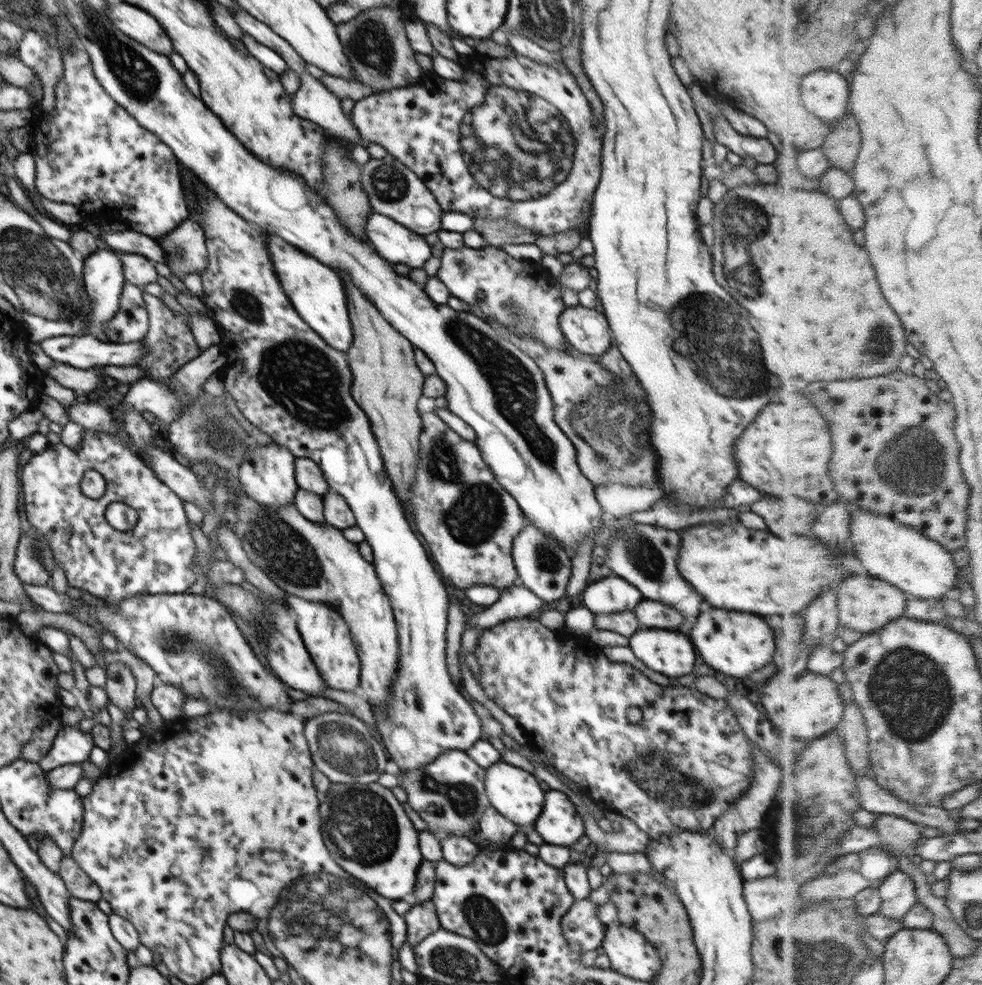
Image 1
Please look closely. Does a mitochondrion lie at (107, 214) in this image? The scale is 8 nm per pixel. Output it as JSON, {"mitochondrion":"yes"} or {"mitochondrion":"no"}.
{"mitochondrion":"no"}

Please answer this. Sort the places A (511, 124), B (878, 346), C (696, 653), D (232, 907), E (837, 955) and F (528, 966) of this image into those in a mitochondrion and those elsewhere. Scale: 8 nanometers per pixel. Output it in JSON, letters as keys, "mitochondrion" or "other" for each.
{"A":"mitochondrion","B":"mitochondrion","C":"other","D":"other","E":"mitochondrion","F":"other"}

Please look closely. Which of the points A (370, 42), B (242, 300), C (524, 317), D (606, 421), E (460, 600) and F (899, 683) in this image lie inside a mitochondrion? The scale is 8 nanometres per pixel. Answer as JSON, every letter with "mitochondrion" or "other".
{"A":"mitochondrion","B":"mitochondrion","C":"mitochondrion","D":"mitochondrion","E":"other","F":"mitochondrion"}

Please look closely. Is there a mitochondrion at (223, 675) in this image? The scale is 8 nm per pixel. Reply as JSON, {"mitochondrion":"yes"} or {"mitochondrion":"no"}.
{"mitochondrion":"yes"}

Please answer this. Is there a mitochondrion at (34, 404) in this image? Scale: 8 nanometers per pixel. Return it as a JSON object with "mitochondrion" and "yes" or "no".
{"mitochondrion":"no"}

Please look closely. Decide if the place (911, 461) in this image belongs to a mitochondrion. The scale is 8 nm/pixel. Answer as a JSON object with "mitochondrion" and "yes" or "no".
{"mitochondrion":"yes"}

